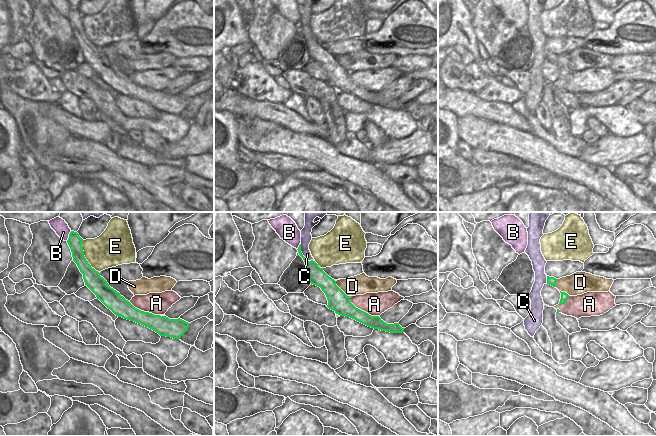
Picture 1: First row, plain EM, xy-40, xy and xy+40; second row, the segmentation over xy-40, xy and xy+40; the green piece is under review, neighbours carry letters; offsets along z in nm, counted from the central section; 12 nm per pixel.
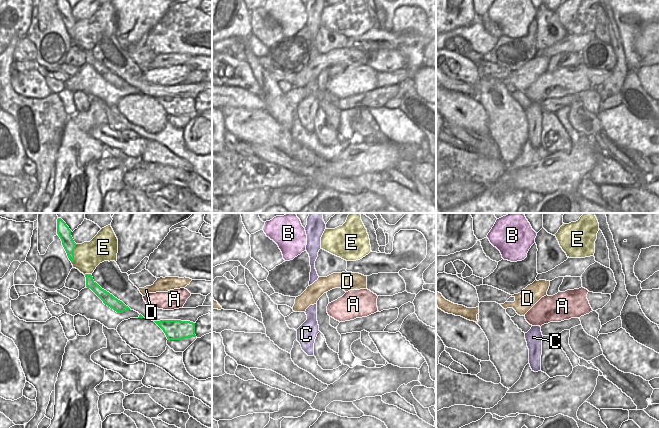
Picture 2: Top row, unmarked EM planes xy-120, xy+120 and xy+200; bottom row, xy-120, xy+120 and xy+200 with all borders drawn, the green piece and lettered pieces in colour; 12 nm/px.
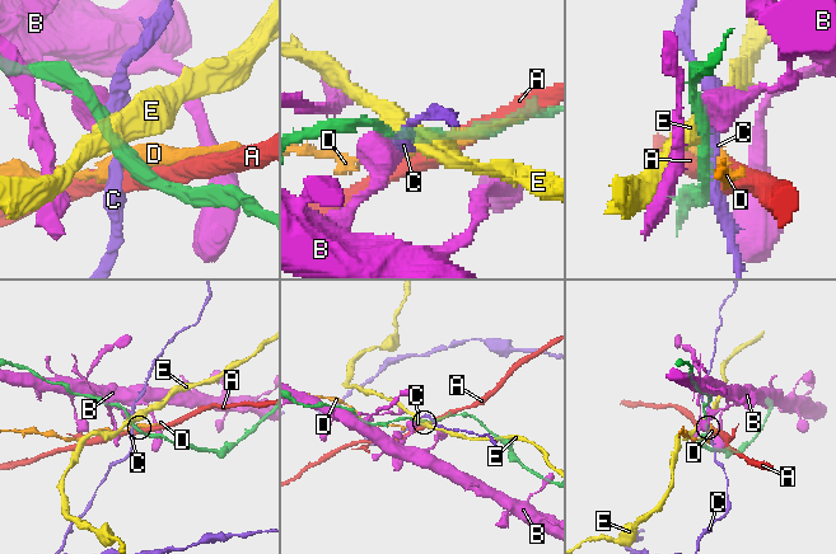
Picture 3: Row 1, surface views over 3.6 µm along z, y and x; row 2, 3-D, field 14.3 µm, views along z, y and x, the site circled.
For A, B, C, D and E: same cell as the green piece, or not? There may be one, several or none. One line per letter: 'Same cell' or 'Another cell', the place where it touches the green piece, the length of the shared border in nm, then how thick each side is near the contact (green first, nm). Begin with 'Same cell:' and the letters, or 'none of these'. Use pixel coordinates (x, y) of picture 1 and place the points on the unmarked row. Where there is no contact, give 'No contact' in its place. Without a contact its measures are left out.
Same cell: none of these
A: Another cell. Touches green at xy (361, 86). Shared border 440 nm. Thickness 220 nm (green) against 280 nm
B: Another cell. Touches green at xy-40 (69, 12). Shared border 140 nm. Thickness 170 nm (green) against 170 nm
C: Another cell. Touches green at xy (302, 31). Shared border 280 nm. Thickness 170 nm (green) against 140 nm
D: Another cell. Touches green at xy (340, 65). Shared border 260 nm. Thickness 260 nm (green) against 240 nm
E: Another cell. Touches green at xy-40 (84, 33). Shared border 440 nm. Thickness 190 nm (green) against 400 nm

